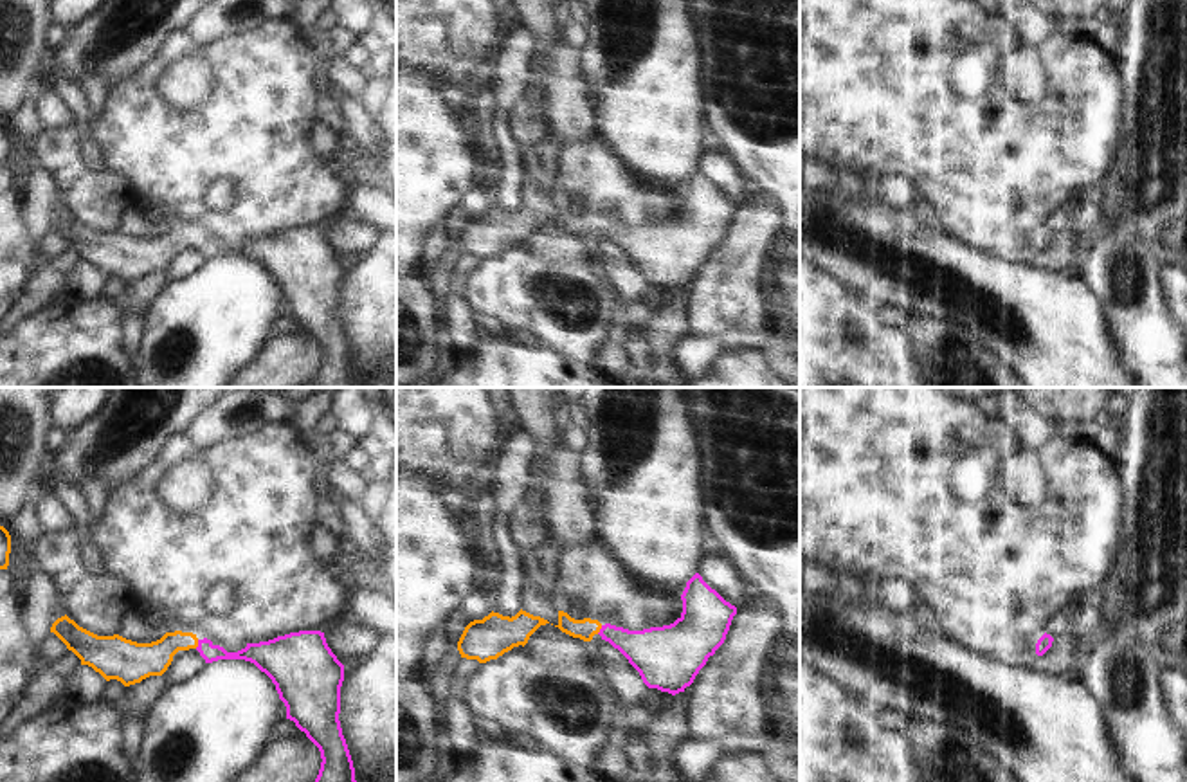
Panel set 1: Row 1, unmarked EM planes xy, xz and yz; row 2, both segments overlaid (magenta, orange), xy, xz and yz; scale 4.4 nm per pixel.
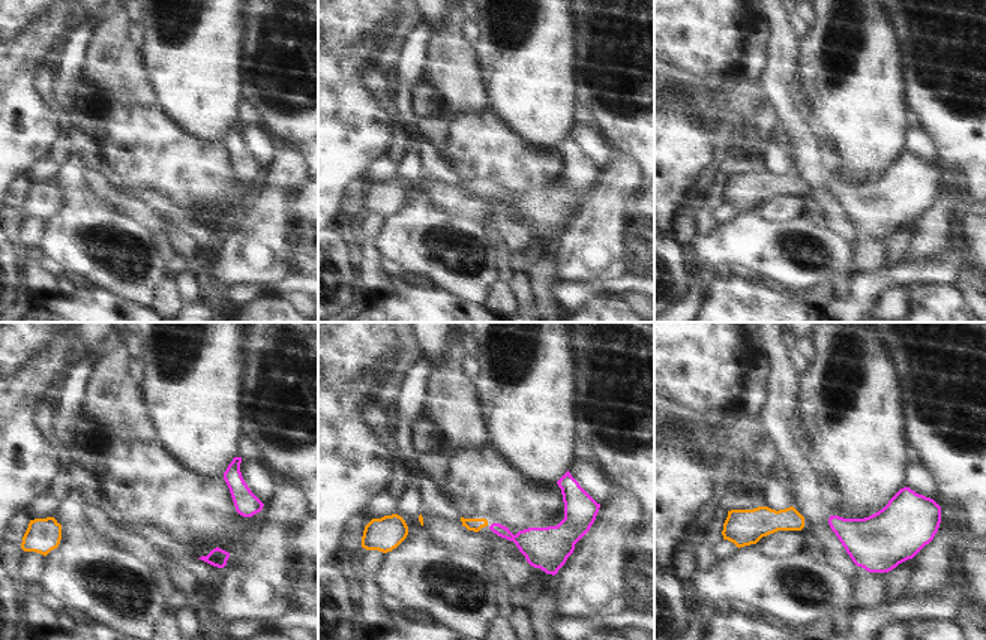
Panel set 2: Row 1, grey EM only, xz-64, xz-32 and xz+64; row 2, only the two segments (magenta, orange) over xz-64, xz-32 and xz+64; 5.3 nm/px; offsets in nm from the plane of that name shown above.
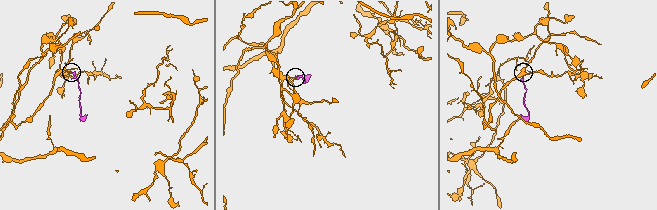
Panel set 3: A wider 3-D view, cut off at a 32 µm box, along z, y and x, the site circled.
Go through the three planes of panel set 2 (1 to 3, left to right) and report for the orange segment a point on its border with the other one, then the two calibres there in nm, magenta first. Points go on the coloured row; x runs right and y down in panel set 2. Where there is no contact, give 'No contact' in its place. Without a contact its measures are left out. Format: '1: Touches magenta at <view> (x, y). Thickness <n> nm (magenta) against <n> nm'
1: No contact
2: No contact
3: No contact.

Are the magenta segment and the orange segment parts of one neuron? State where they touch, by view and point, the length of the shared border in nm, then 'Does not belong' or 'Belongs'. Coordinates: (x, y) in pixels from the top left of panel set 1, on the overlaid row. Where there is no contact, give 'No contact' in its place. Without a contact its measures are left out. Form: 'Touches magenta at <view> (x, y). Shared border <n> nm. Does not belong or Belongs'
Touches magenta at xy (199, 644). Shared border 40 nm. Belongs.

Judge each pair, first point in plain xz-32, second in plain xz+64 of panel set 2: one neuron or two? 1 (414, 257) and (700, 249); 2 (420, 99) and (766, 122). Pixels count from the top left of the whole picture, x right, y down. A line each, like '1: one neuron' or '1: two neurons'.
1: one neuron
2: one neuron

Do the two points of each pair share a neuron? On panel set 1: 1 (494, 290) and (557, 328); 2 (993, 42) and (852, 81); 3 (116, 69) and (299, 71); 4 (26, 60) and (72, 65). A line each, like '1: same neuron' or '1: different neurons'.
1: same neuron
2: same neuron
3: different neurons
4: different neurons

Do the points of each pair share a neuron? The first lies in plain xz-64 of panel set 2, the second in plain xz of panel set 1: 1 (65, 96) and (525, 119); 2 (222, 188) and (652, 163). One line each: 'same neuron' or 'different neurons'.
1: different neurons
2: different neurons

